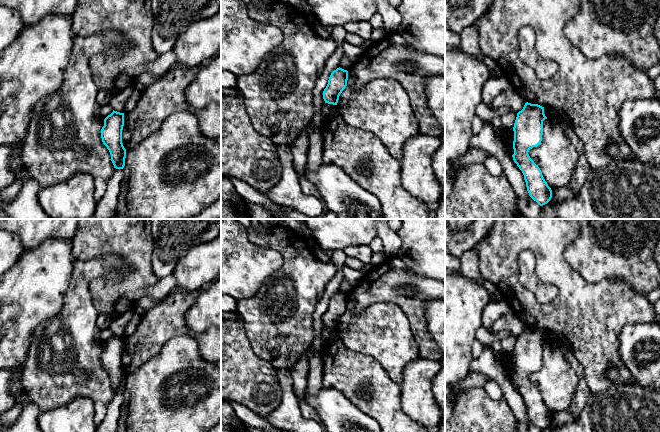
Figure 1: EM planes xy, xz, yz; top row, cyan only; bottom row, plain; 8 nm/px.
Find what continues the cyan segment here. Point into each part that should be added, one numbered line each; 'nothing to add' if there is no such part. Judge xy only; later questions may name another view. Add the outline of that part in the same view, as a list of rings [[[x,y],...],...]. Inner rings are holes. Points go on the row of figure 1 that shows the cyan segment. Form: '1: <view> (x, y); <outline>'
nothing to add

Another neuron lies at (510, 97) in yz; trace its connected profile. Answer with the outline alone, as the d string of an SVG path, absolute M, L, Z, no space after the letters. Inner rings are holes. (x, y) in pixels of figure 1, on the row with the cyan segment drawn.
M510 86L493 100L490 109L497 110L500 107L507 106L518 113L523 109L525 103L524 97L513 86Z

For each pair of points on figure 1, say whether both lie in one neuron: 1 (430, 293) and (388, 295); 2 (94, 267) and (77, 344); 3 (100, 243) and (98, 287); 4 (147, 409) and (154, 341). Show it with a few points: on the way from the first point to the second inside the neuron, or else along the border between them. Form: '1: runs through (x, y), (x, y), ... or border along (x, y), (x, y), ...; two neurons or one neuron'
1: runs through (418, 282), (398, 280), (395, 283); one neuron
2: runs through (79, 286), (77, 293), (77, 325); one neuron
3: runs through (121, 248), (137, 264), (137, 271), (119, 287); one neuron
4: border along (168, 339), (157, 354), (133, 370); two neurons

